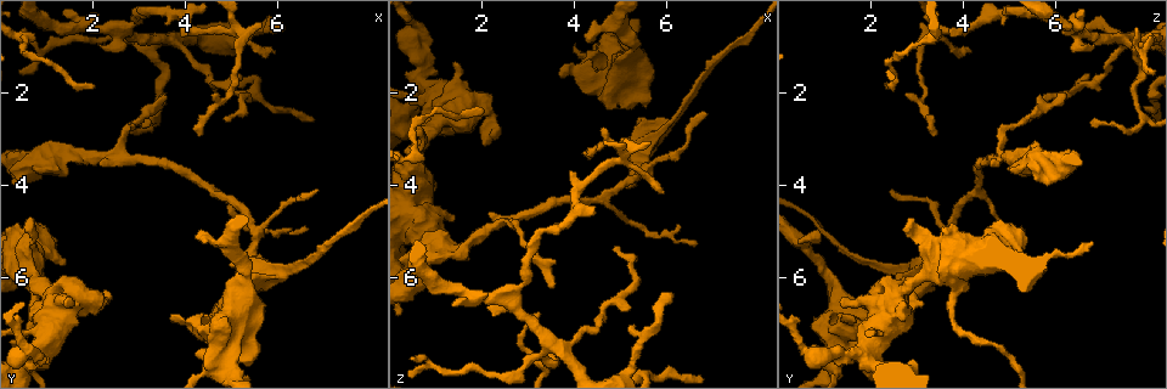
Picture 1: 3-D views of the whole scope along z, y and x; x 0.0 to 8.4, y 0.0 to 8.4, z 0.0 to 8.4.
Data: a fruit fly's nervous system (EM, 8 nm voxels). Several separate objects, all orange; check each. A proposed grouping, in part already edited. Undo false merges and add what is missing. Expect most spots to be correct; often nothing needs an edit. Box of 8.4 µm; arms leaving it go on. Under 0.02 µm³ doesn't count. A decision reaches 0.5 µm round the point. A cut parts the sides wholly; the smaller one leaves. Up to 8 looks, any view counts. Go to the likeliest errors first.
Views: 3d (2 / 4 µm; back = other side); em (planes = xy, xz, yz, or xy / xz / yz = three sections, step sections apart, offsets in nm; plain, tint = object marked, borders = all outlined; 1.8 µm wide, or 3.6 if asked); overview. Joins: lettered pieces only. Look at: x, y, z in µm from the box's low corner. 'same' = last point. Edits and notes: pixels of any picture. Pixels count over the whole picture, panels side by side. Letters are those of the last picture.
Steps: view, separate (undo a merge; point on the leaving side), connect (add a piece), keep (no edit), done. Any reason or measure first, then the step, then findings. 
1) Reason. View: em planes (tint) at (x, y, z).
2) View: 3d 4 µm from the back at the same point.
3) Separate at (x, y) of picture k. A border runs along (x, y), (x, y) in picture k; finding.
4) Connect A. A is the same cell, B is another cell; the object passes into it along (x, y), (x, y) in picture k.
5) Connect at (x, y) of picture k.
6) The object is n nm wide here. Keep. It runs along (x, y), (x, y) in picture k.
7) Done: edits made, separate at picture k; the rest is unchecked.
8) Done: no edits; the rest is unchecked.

Arms run side by side. View: em 3.6 µm yz step 16 (tint) at (1.35, 6.85, 2.25).

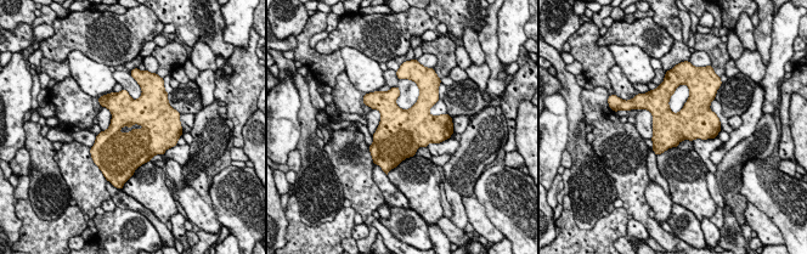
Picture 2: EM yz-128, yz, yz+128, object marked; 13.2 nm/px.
View: em 3.6 µm planes (borders) at the same point.

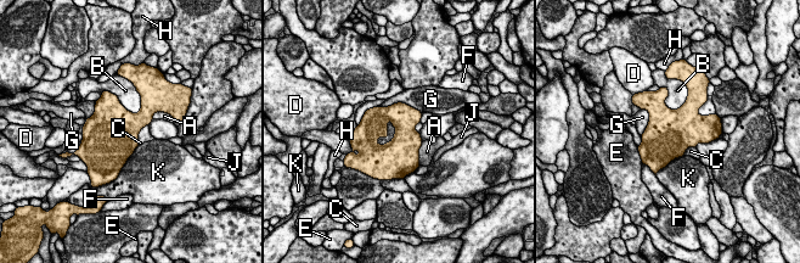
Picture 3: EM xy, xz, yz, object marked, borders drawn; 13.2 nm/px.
The longest contact is with G, 600 nm. Keep. A, B, C, D, E, F, G, H, J and K are other cells; a border runs along (148, 124), (140, 130), (137, 144) in picture 3; one neuron here.

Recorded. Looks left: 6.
Two arms in line, one across. View: 3d 4 µm at (2.70, 3.55, 4.75).

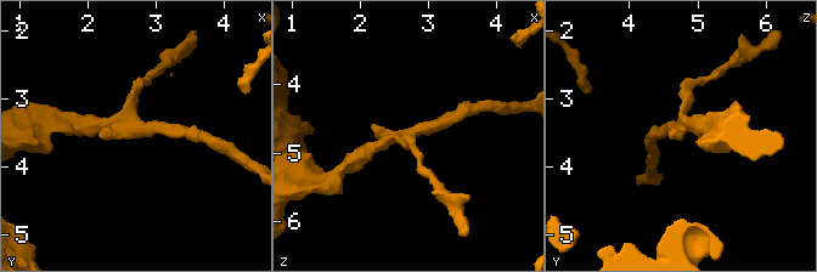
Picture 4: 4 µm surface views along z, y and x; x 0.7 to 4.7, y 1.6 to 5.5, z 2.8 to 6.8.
View: em yz step 16 (tint) at (2.70, 3.50, 4.70).

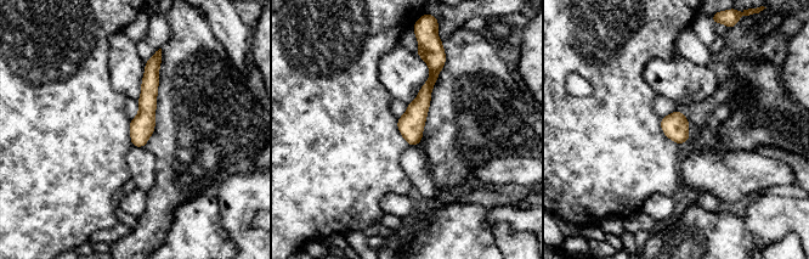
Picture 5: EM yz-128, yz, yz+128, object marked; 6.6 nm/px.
View: em planes (borders) at the same point.

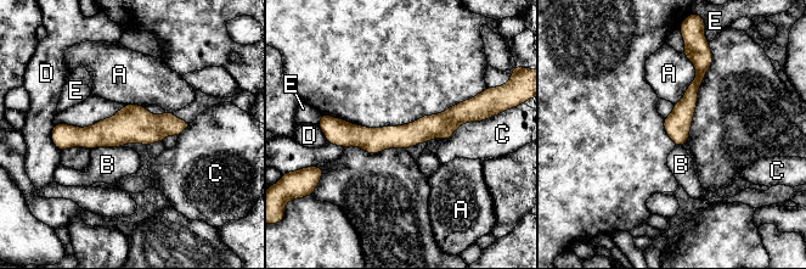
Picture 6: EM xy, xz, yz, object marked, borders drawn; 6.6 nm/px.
The longest contact is with A, 360 nm. Keep. A, B, C, D and E are other cells; it runs along (472, 115), (405, 136), (328, 127) in picture 6; one neuron here.

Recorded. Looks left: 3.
Three arms meet. View: 3d 2 µm at (2.70, 0.65, 6.55).

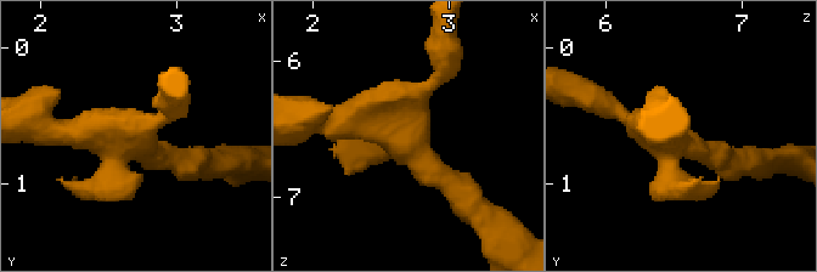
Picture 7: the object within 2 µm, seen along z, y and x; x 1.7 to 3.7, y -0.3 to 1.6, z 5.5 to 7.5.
View: em planes (plain) at (2.64, 0.70, 6.48).

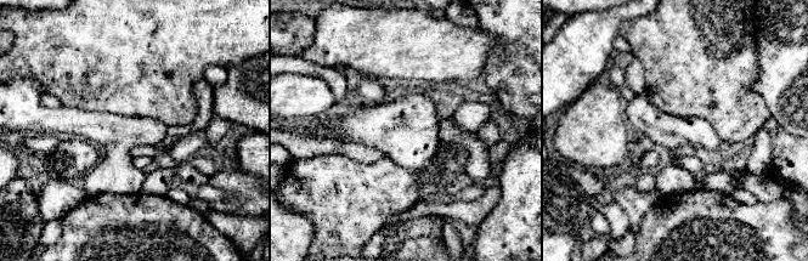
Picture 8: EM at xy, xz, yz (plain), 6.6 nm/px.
What lies round it. View: em planes (borders) at the same point.

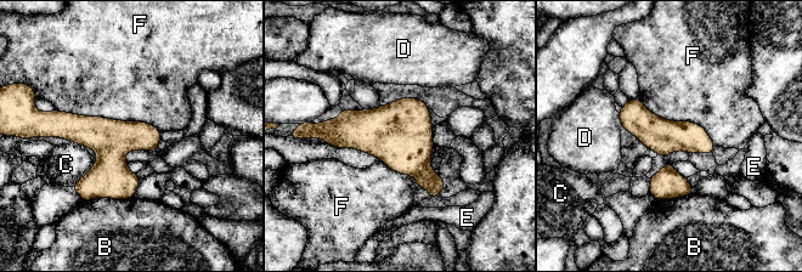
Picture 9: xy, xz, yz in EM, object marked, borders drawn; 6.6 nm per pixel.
Keep. B, C, D, E and F are other cells; continuous, no second neuron.

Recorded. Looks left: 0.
Done: no edits; the rest is unchecked.

